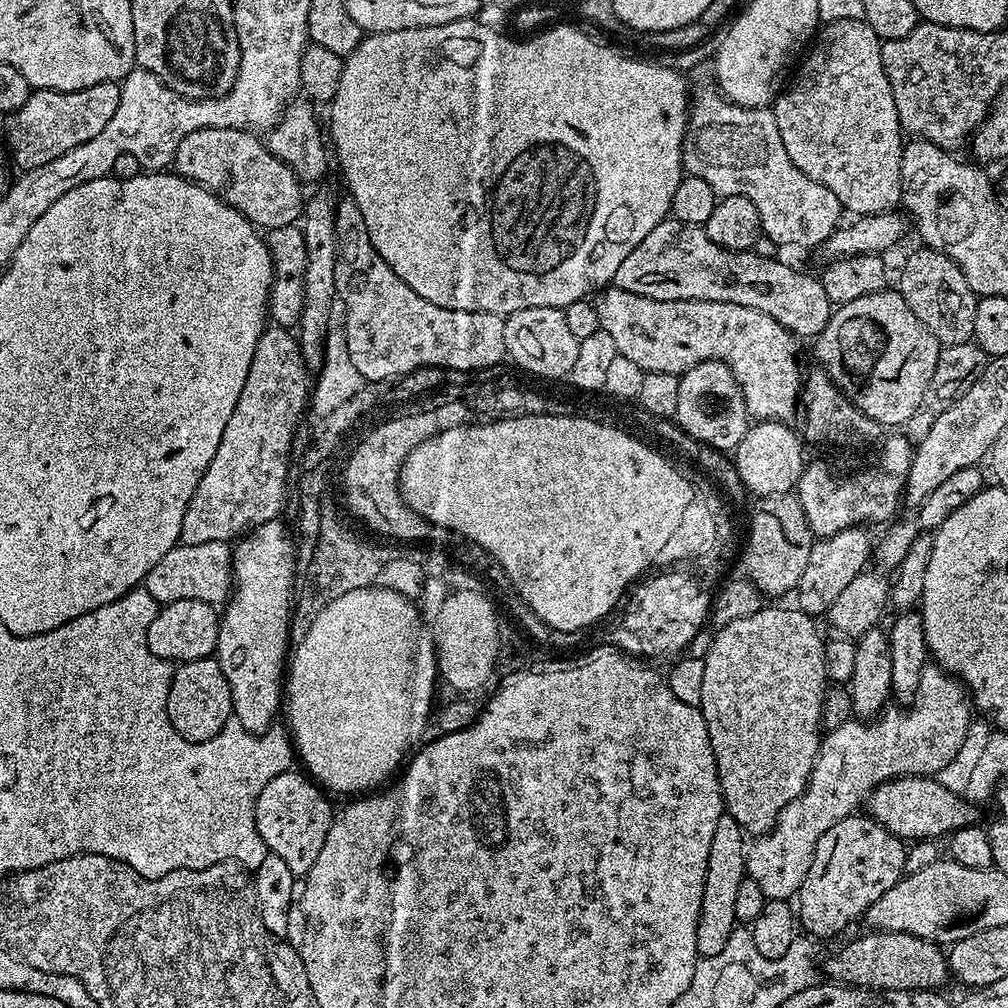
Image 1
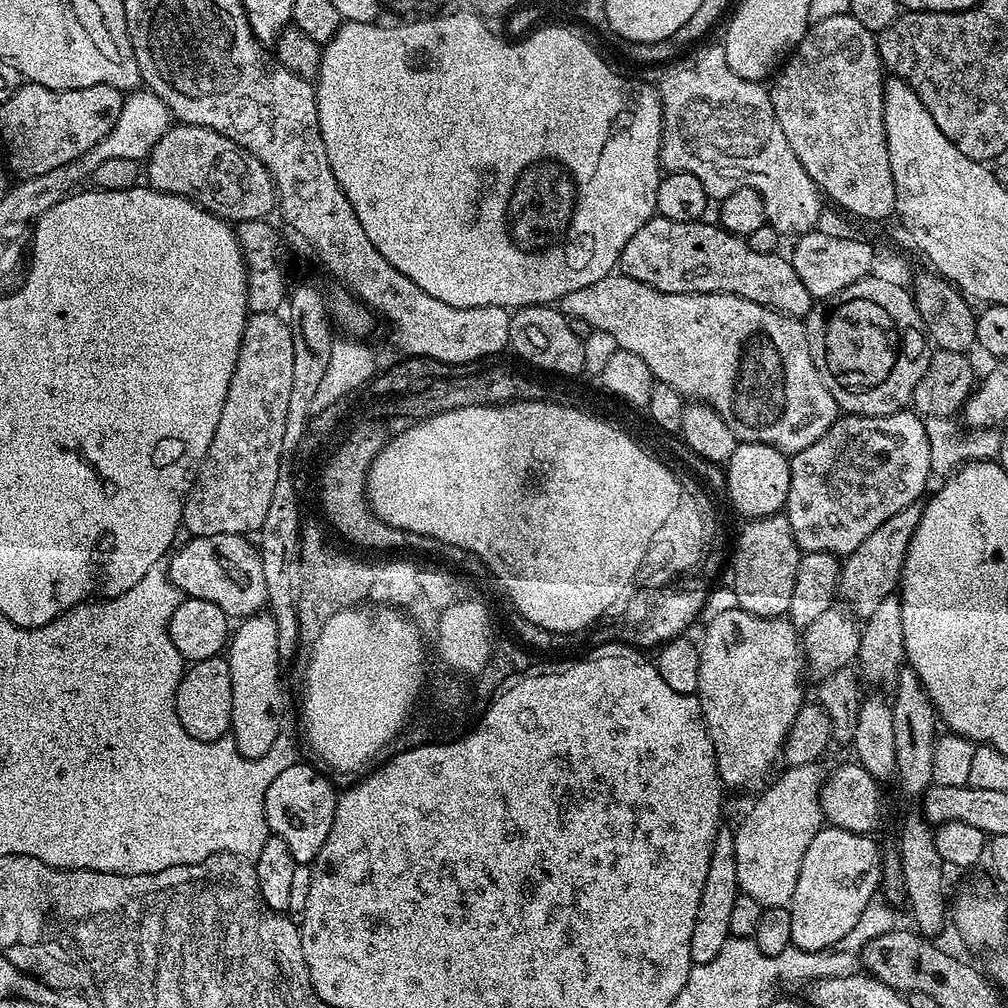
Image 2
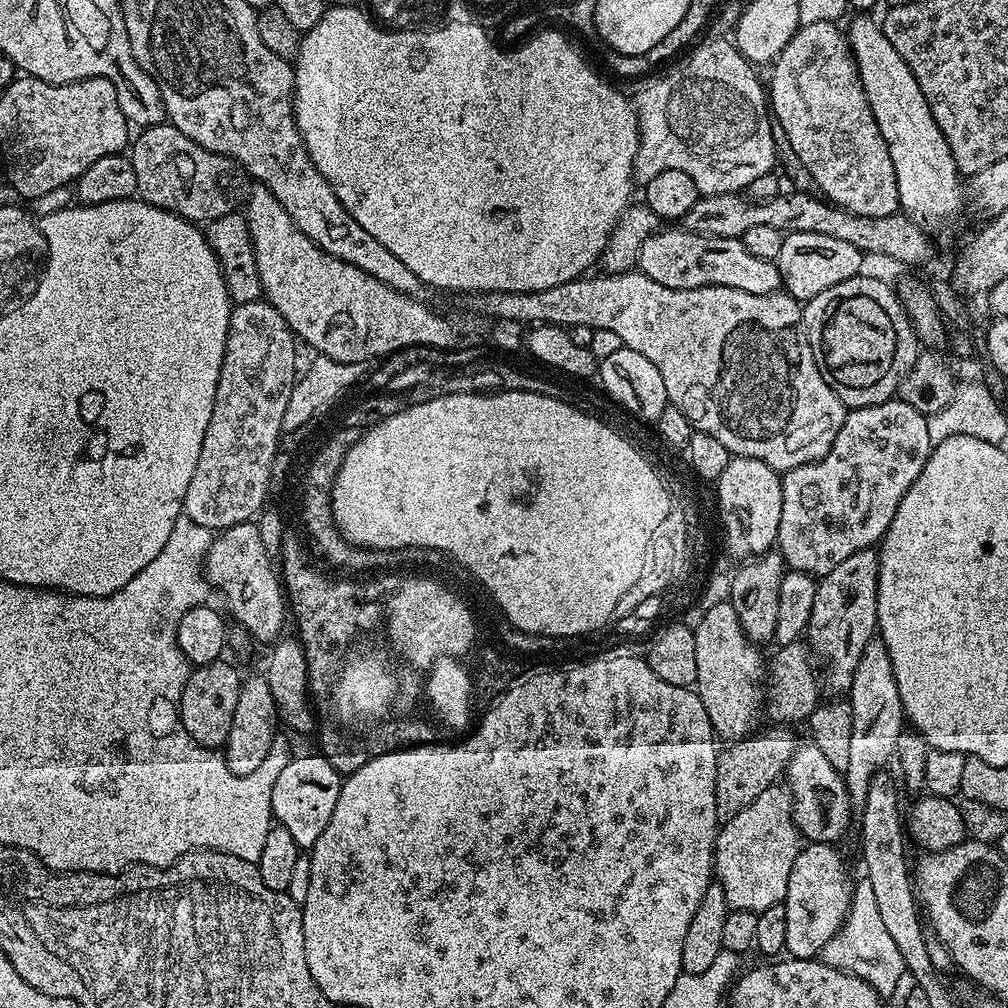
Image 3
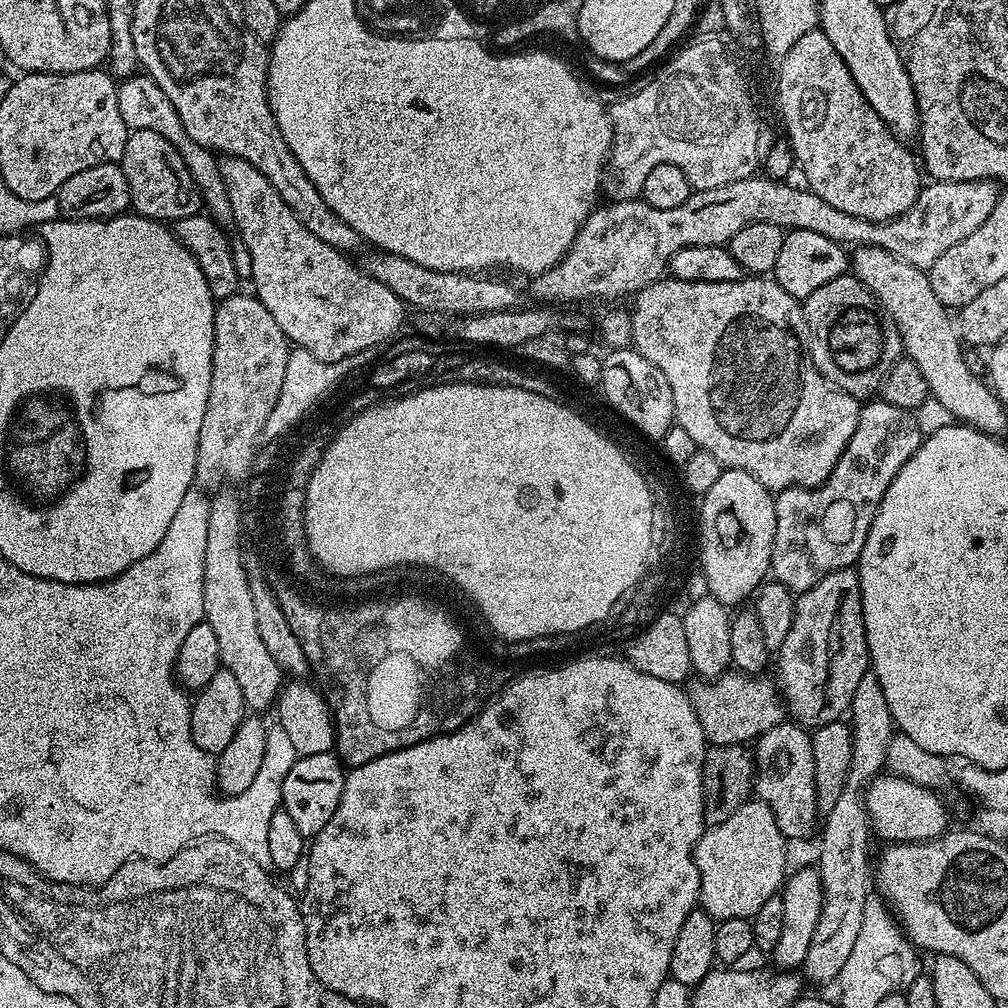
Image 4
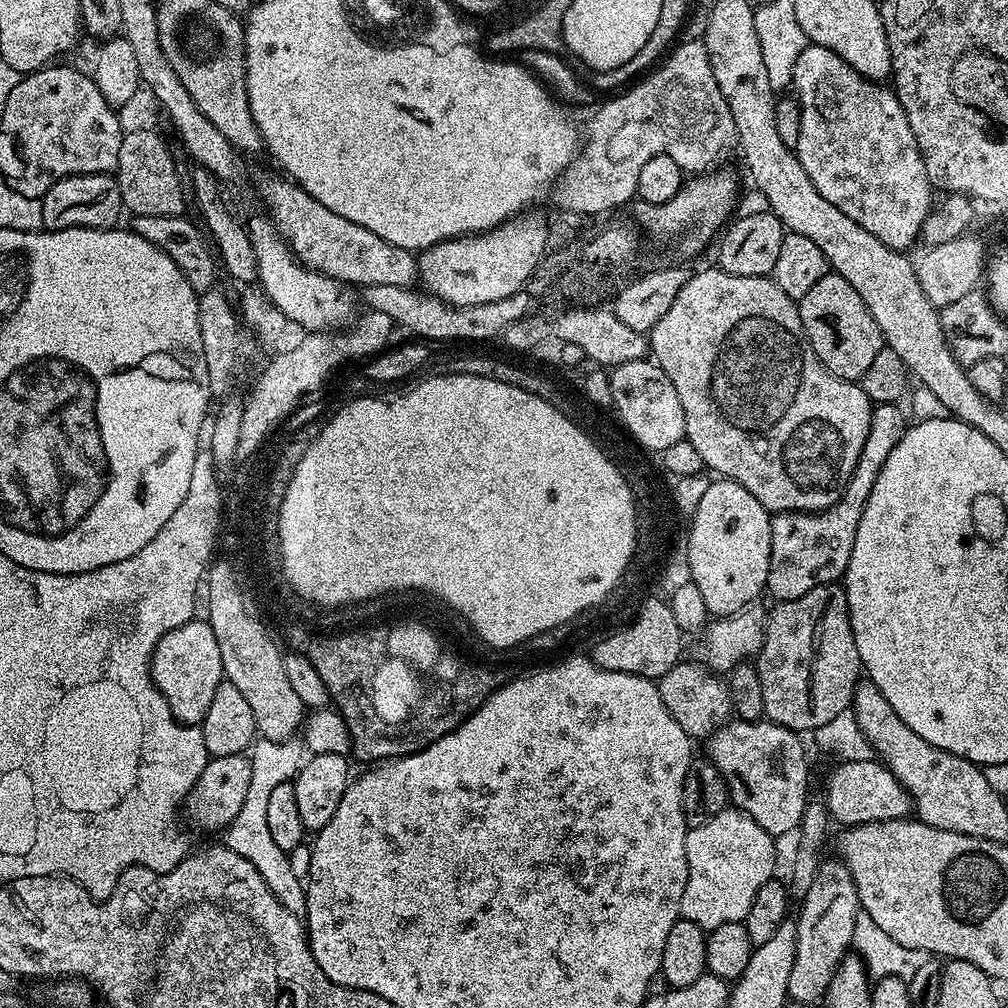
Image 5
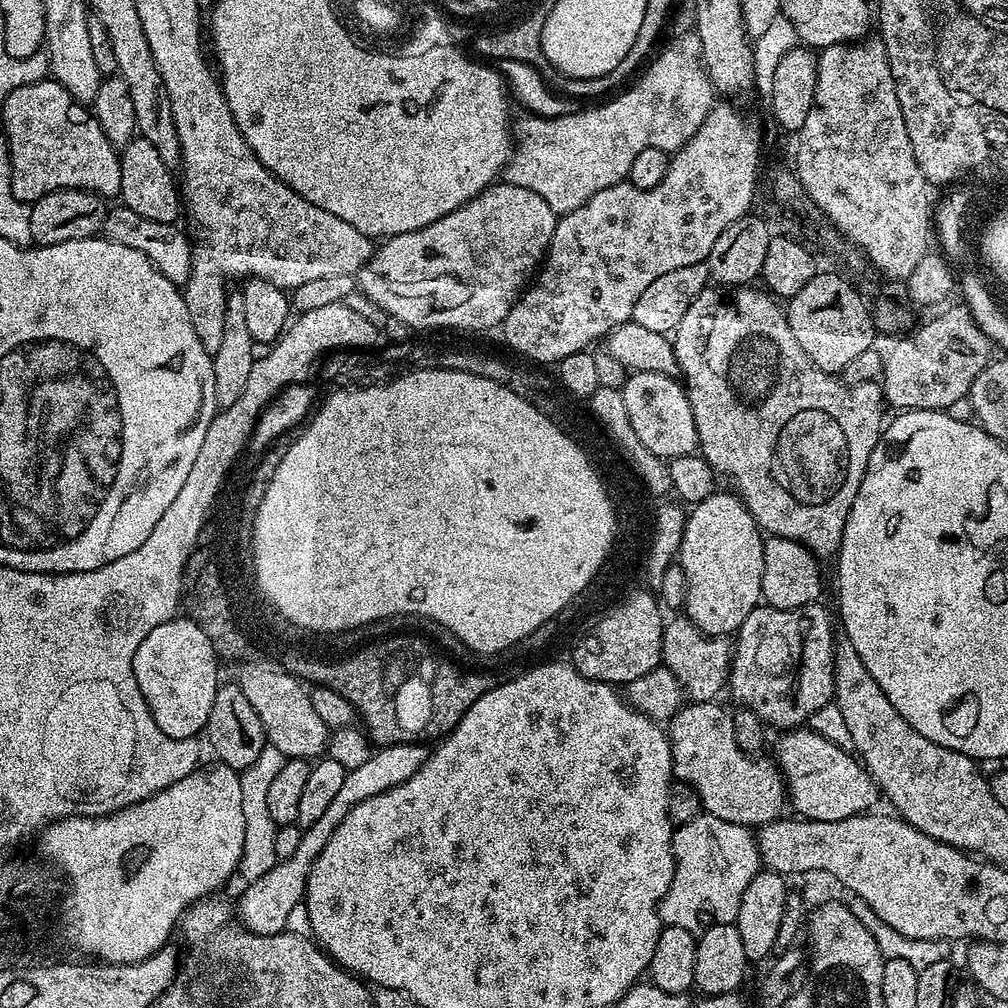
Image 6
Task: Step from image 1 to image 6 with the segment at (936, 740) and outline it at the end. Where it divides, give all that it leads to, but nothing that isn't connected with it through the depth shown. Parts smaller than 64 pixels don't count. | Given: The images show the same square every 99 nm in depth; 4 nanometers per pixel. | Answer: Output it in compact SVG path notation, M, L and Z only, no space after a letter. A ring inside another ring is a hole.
M701 814L673 831L672 853L676 865L670 888L660 900L661 925L682 926L682 930L699 934L715 924L735 924L738 906L742 906L742 893L746 886L750 886L750 878L754 878L762 868L755 835L740 824L722 822L722 818Z

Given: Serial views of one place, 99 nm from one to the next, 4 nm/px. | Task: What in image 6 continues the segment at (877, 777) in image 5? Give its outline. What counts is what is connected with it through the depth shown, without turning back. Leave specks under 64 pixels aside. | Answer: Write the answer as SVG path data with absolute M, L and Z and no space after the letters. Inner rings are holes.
M807 726L795 727L785 731L784 736L776 744L774 763L784 776L784 786L790 808L797 817L818 822L838 822L851 816L858 816L869 811L868 808L878 800L878 789L868 769L849 749L839 748L834 742L827 741L822 735L813 732Z

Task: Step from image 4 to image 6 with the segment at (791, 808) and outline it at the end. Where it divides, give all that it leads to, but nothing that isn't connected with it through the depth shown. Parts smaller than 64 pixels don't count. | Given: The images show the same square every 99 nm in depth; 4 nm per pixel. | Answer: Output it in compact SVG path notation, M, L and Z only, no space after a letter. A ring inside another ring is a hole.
M688 702L680 711L673 714L667 725L668 741L672 747L672 775L681 784L689 784L698 794L701 809L722 822L734 822L743 828L755 830L771 820L781 819L783 808L786 808L786 789L784 776L771 759L764 754L749 754L738 746L734 738L732 712L724 709L720 702L697 704Z

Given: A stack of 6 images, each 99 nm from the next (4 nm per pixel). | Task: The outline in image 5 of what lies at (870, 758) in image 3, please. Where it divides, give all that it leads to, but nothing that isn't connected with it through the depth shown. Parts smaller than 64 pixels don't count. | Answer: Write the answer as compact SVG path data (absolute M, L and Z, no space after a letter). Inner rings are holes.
M839 858L825 859L810 882L804 899L799 901L800 916L796 921L796 945L794 966L790 969L788 999L800 1004L823 1001L830 982L835 978L853 947L856 913L861 911L858 890L850 870ZM849 948L849 952L848 952ZM848 952L848 953L847 953Z

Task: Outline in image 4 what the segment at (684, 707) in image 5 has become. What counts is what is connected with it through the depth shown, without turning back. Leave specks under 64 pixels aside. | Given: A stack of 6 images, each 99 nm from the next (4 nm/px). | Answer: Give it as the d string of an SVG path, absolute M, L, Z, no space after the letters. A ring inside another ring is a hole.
M729 670L716 677L715 680L707 682L696 682L690 688L692 705L698 716L698 722L704 731L705 741L709 745L714 744L743 744L755 741L761 732L785 723L786 709L784 698L780 694L780 689L773 677L768 674L745 674L739 670Z

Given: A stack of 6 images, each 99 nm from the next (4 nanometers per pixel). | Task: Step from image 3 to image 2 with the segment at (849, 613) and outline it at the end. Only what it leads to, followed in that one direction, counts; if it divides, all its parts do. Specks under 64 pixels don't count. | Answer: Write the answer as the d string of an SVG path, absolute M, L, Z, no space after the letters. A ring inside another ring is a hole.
M919 503L905 504L890 518L882 522L866 538L866 542L855 545L852 551L843 557L840 565L840 582L843 603L851 608L857 617L867 618L874 614L882 598L893 595L900 583L900 571L904 569L904 554L908 549L910 538L920 521L922 508Z

